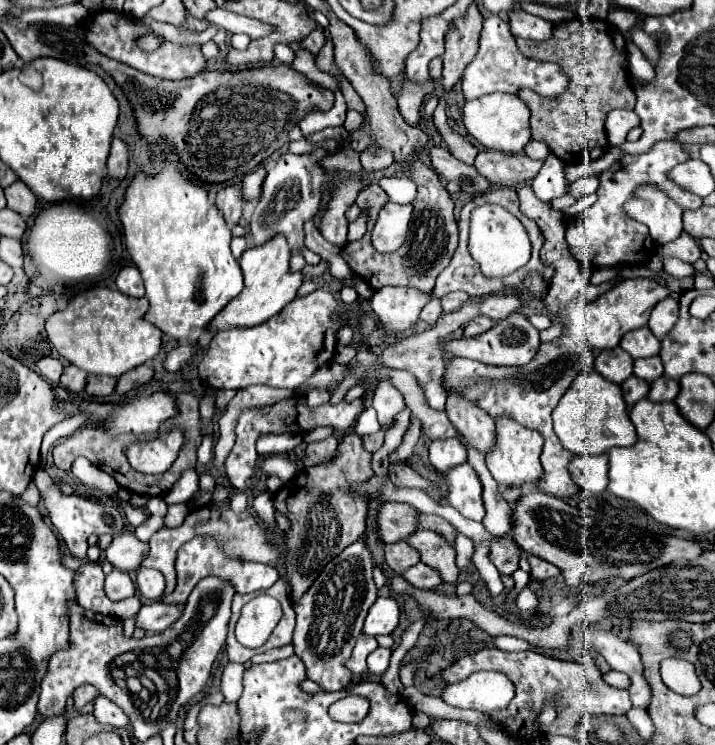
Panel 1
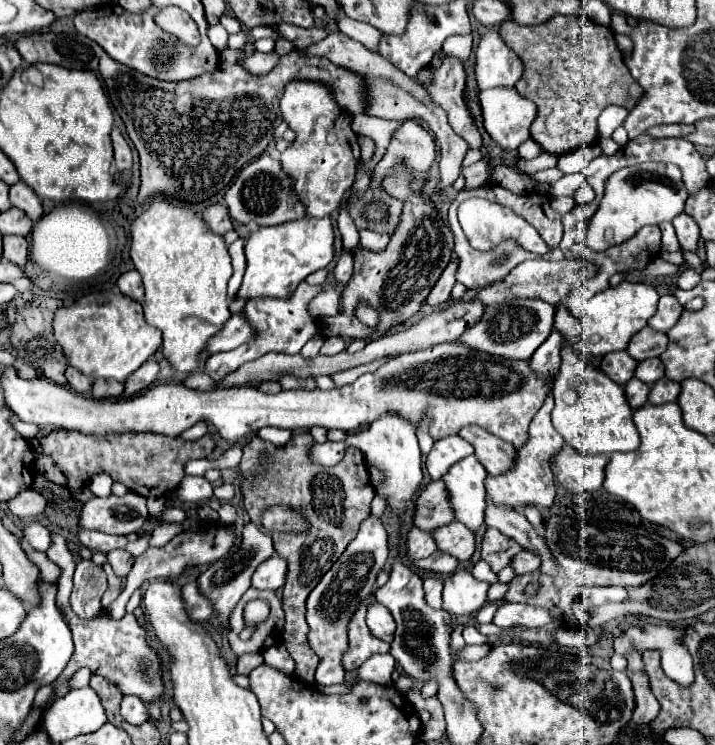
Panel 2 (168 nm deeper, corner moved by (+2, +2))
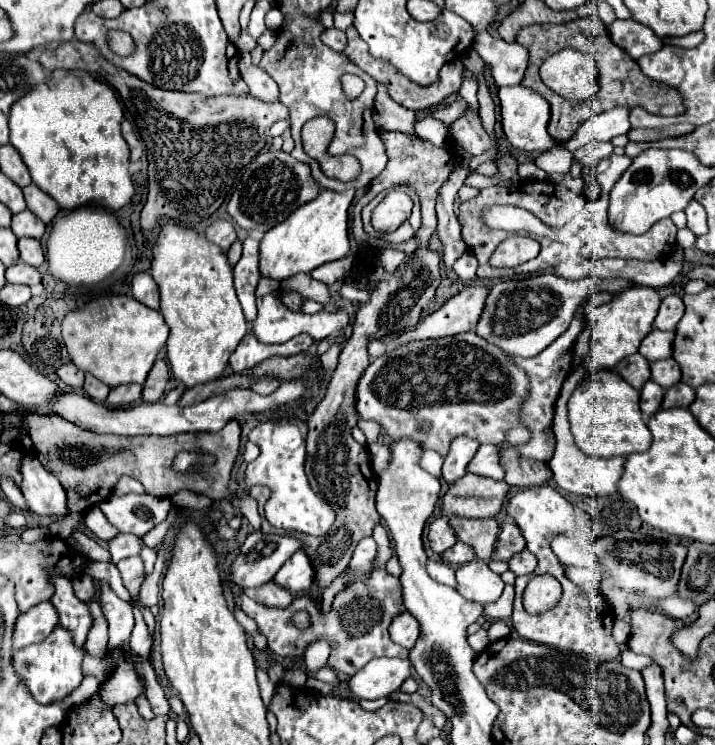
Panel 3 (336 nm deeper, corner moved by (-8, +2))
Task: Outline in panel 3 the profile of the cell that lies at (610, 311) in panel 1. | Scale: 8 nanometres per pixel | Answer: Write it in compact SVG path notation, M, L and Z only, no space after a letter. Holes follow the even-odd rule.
M634 287L618 297L614 297L610 303L592 307L588 311L588 319L592 323L592 337L590 337L590 349L584 358L584 368L590 371L608 369L612 371L624 357L634 355L640 347L640 341L650 333L654 317L660 307L660 295L656 289L650 287Z

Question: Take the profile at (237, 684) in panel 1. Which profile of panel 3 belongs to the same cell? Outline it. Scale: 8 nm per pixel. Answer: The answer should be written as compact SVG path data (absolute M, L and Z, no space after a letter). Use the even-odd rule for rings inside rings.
M256 669L256 675L258 675L258 685L260 685L260 695L262 695L262 701L264 701L264 705L268 707L268 705L270 705L270 701L272 701L272 697L274 697L274 685L270 683L270 679L268 679L266 671Z

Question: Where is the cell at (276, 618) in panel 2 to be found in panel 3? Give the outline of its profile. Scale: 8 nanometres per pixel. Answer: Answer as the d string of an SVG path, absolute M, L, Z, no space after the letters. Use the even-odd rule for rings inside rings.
M268 581L264 585L260 585L260 589L244 589L244 593L258 601L258 603L264 603L268 607L284 607L292 601L292 595L288 593L288 589L276 585L274 581Z

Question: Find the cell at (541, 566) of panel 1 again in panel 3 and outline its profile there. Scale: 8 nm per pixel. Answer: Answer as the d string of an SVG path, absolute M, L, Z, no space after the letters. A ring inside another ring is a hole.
M528 549L516 553L512 559L510 559L510 571L514 575L528 575L528 573L534 573L538 561L536 561L536 555L530 553Z

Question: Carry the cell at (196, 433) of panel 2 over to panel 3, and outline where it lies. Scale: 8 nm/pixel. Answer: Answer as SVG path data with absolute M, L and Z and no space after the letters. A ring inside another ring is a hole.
M286 381L268 397L258 395L252 389L234 387L234 389L224 391L222 395L212 397L210 401L183 408L178 405L166 407L162 401L158 401L158 403L142 401L142 403L136 403L130 407L106 407L106 405L96 403L90 397L80 395L76 391L64 391L64 397L58 397L56 405L52 405L52 409L48 409L48 413L60 415L78 427L84 427L84 429L96 431L96 433L116 433L116 435L176 435L176 433L196 433L196 431L214 433L214 431L220 431L236 415L262 413L262 411L274 409L278 405L300 399L304 395L304 391L306 391L306 387L300 381Z

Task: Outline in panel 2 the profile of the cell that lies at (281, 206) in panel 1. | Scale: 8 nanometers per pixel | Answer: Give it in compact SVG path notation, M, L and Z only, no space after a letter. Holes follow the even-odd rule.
M310 81L288 83L280 109L290 129L298 131L296 141L280 155L280 165L292 179L294 191L304 203L306 213L310 217L326 217L338 209L344 193L352 187L360 163L360 145L356 133L348 129L348 113L332 99L326 85Z

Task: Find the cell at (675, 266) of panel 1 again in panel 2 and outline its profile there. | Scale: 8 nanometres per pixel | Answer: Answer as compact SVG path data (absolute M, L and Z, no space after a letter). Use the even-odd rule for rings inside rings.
M662 223L660 231L662 231L662 251L666 251L666 253L680 251L680 245L678 245L678 239L676 239L672 223Z

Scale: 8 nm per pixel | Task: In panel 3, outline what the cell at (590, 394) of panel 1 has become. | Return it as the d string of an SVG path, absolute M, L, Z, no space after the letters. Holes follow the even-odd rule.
M590 371L568 399L568 421L574 443L590 457L628 457L648 449L648 427L638 407L638 391L614 371Z

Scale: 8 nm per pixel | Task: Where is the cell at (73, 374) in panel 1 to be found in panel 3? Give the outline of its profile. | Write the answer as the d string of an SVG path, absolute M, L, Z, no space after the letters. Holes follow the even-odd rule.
M86 375L84 393L86 393L92 401L96 401L96 403L104 403L104 401L106 401L106 397L108 397L108 393L110 393L110 387L108 387L108 385L104 385L102 381L98 381L96 377Z

